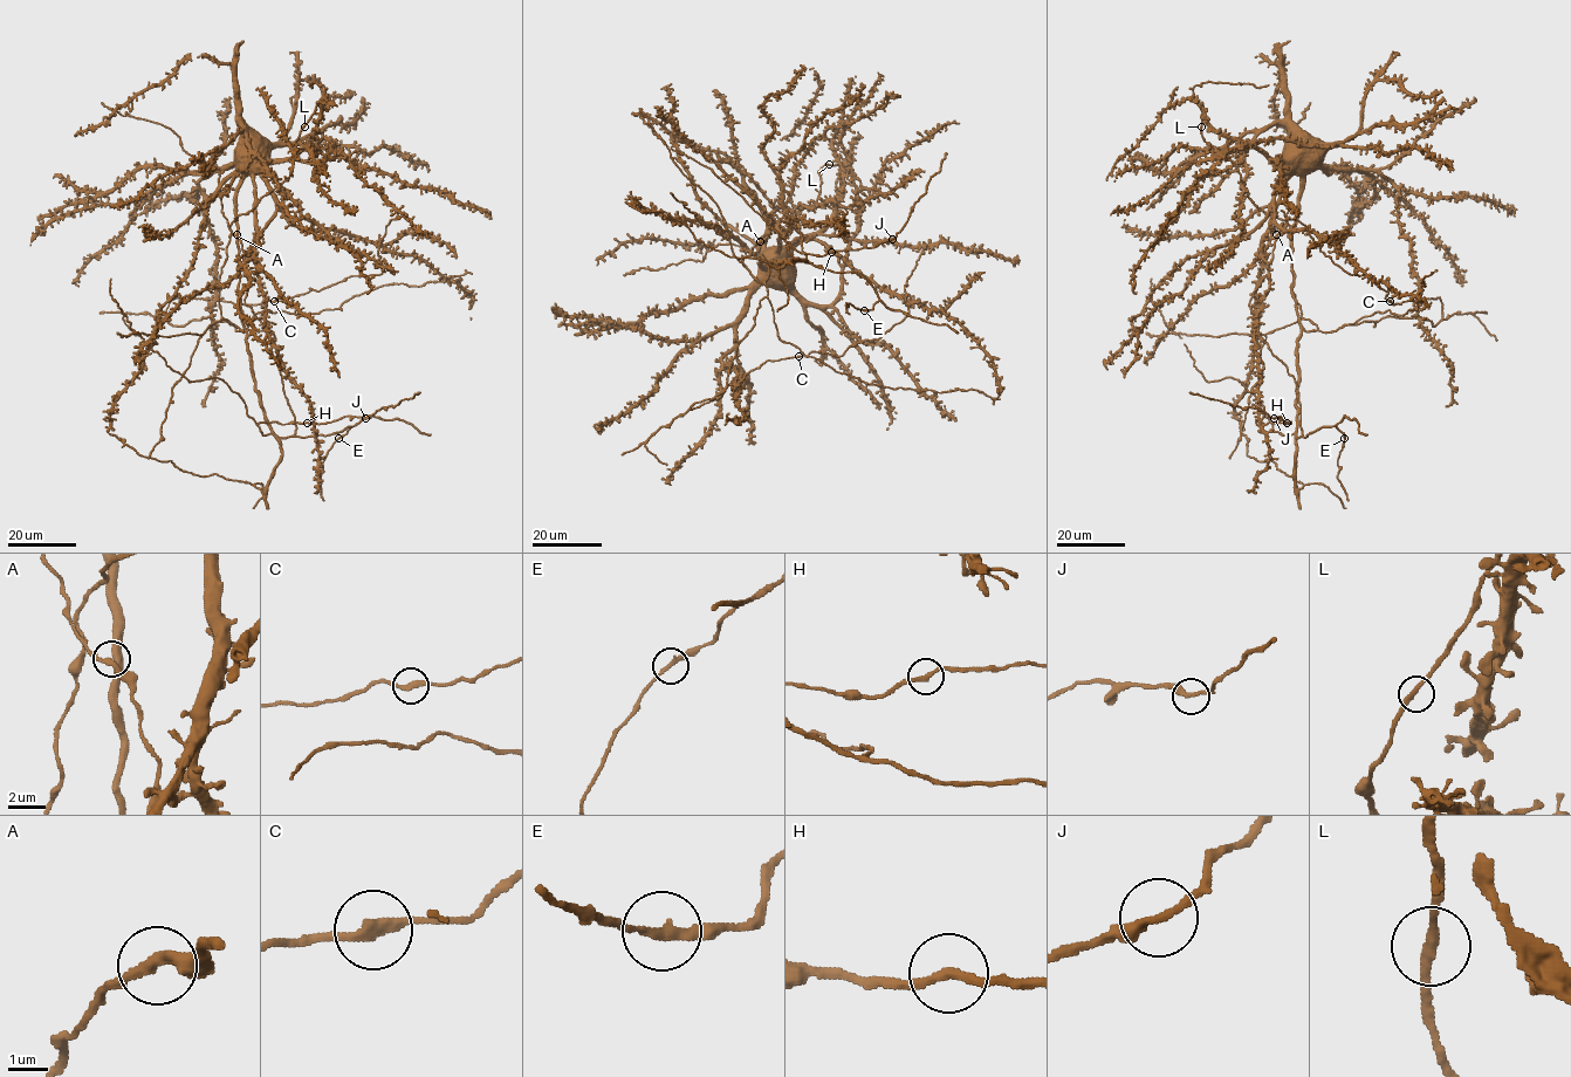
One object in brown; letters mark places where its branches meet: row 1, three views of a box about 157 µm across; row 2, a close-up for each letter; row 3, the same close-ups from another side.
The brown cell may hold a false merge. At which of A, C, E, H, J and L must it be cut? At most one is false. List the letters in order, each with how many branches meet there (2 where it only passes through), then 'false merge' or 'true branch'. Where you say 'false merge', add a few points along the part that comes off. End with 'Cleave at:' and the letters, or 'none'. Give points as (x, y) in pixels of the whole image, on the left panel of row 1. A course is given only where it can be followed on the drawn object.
A: 2 | true branch
C: 2 | true branch
E: 2 | true branch
H: 2 | true branch
J: 2 | true branch
L: 2 | true branch
Cleave at: none

